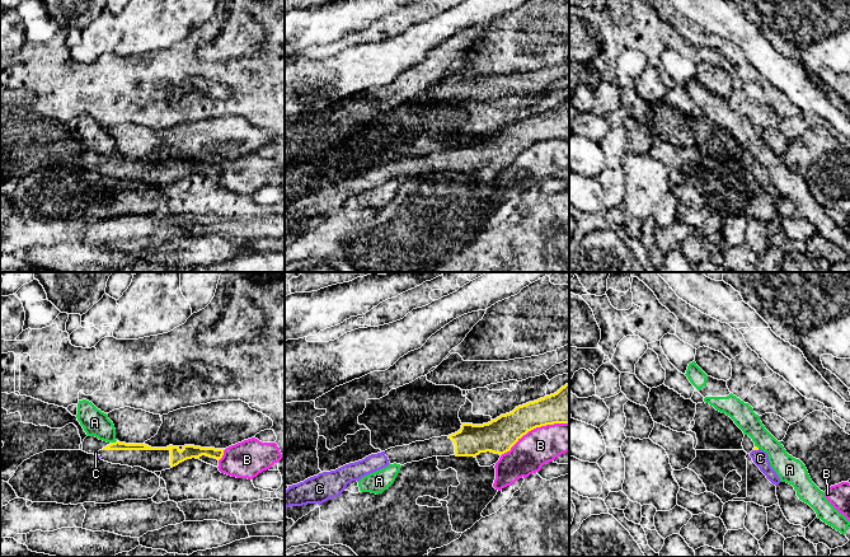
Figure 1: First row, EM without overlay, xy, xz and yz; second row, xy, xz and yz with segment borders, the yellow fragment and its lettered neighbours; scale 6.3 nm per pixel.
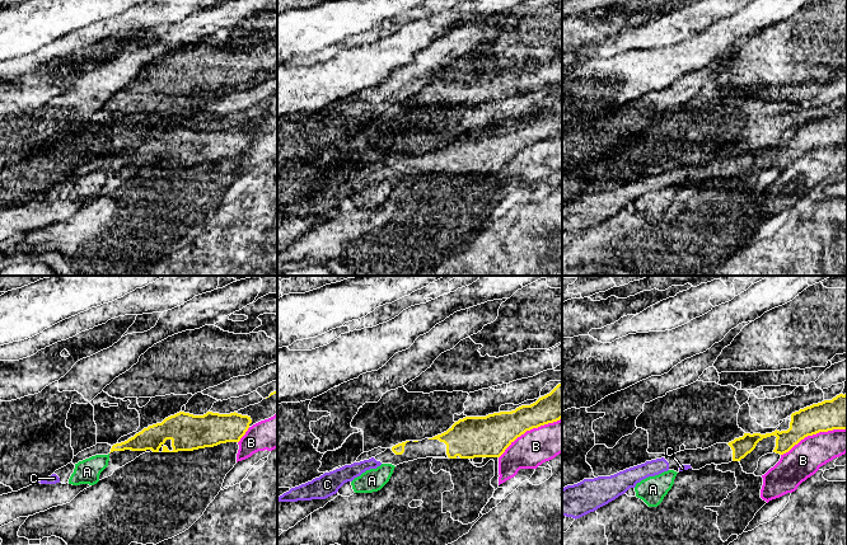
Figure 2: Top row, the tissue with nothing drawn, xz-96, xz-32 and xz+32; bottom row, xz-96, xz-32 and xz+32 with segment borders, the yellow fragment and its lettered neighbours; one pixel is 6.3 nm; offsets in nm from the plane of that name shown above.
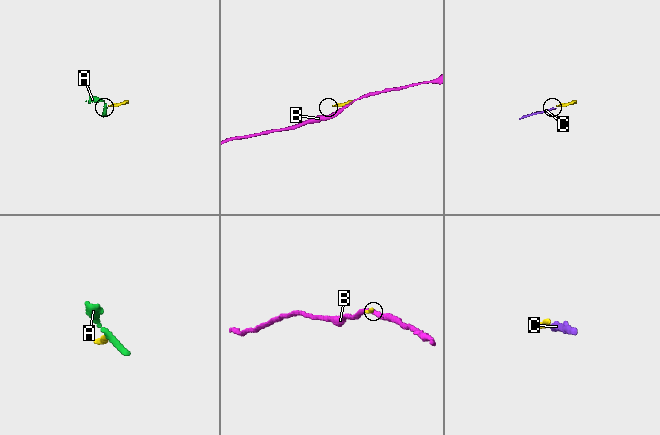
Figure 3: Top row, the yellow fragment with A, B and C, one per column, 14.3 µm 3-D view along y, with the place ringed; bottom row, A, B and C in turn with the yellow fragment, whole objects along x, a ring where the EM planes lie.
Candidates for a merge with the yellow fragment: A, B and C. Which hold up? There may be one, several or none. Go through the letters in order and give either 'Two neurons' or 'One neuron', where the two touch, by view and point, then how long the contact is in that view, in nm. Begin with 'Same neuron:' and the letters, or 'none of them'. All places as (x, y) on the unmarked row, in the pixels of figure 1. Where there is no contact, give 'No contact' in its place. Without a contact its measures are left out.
Same neuron: C
A: Two neurons. Touches yellow at xy (113, 158). Shared border 40 nm
B: Two neurons. Touches yellow at xz (534, 143). Shared border 480 nm
C: One neuron. Touches yellow at yz (756, 164). Shared border 40 nm

